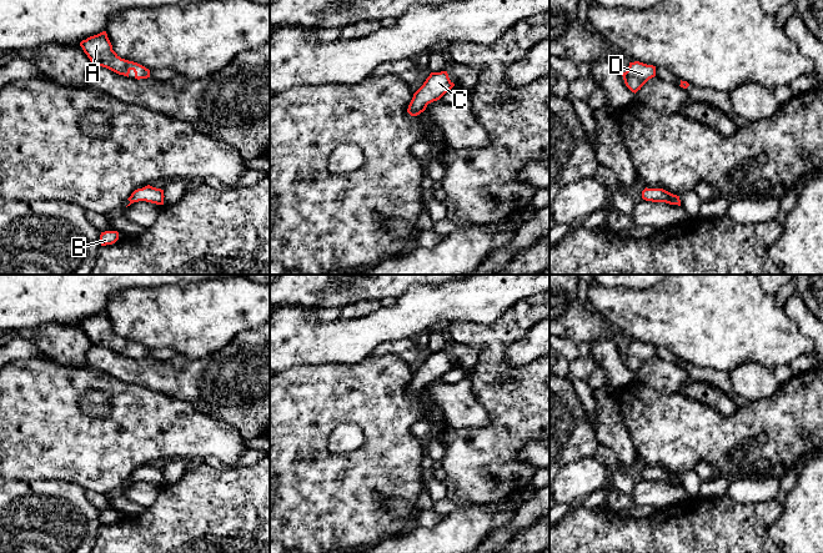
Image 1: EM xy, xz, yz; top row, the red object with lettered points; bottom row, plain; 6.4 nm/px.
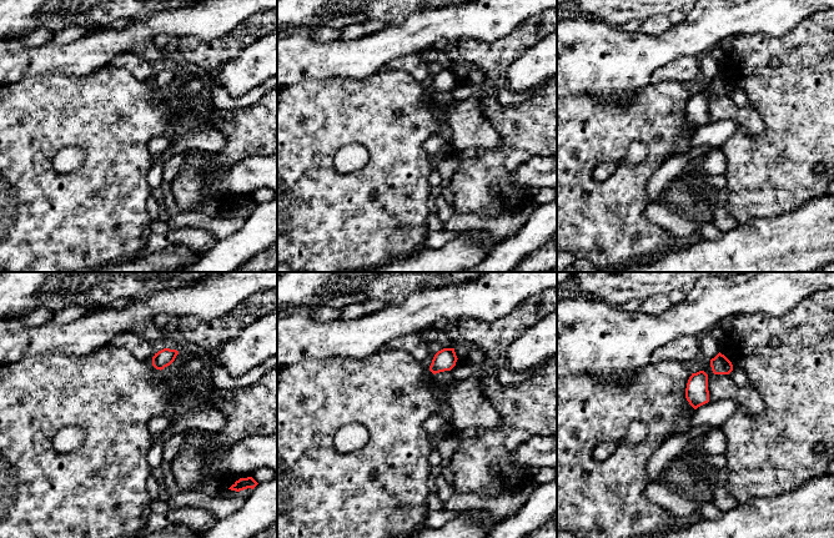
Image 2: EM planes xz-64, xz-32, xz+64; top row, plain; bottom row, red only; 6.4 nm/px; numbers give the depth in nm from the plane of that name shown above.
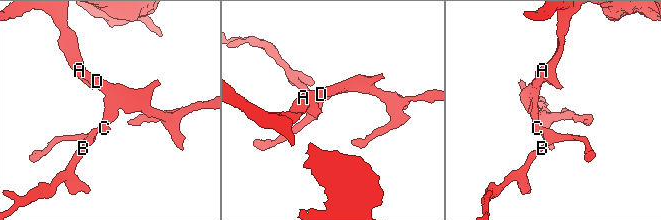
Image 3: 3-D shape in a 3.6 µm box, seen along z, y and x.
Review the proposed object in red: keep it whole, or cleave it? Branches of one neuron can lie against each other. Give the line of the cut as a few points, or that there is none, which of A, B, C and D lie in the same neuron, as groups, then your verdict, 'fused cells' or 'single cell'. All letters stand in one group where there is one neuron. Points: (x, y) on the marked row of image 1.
no cut | A B C D | single cell

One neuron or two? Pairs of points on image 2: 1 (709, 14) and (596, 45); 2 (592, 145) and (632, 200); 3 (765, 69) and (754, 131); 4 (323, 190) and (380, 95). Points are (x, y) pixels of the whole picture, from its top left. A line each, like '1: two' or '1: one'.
1: one
2: one
3: two
4: one

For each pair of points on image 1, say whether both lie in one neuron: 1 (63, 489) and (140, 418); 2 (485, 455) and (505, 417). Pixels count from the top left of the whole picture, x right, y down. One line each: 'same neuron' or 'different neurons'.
1: different neurons
2: same neuron

